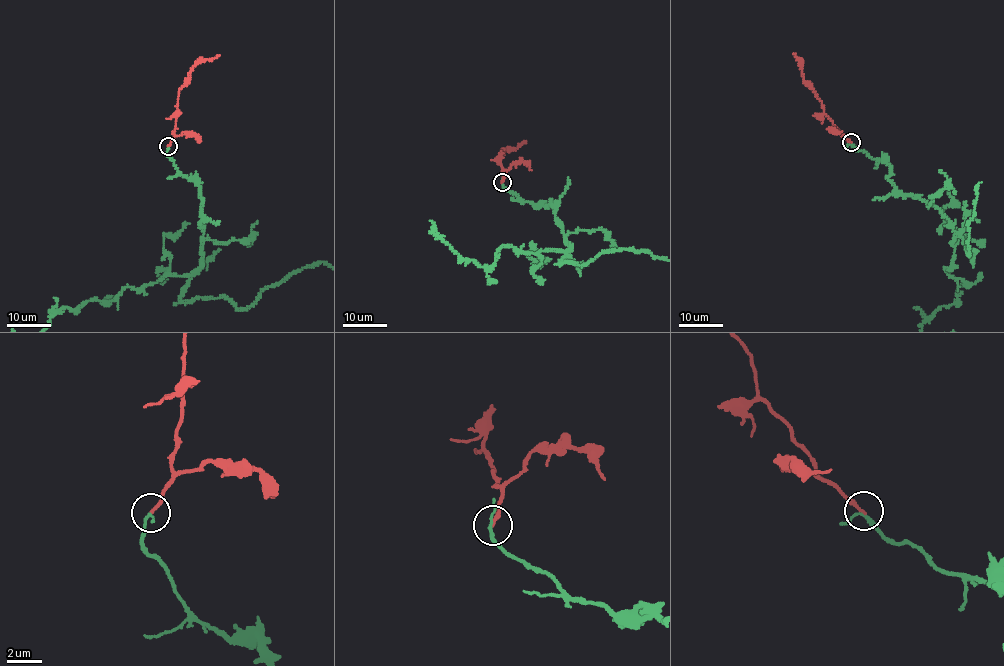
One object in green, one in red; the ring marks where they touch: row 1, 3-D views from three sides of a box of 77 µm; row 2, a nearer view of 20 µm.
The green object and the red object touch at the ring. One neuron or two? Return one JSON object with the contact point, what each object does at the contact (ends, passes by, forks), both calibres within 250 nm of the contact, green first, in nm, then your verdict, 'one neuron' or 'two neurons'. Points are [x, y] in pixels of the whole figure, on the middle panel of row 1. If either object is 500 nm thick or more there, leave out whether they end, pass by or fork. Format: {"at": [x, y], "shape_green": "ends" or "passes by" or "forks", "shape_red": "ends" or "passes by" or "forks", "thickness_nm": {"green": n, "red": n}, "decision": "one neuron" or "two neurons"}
{"at": [502, 182], "shape_green": "passes by", "shape_red": "ends", "thickness_nm": {"green": 140, "red": 180}, "decision": "one neuron"}

